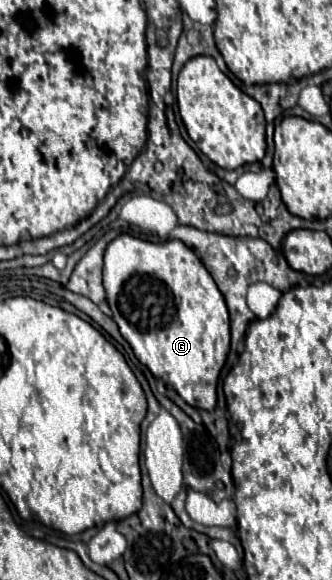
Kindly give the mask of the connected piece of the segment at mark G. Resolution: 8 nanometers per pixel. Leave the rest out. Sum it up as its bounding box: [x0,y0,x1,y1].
[103,235,229,411]

